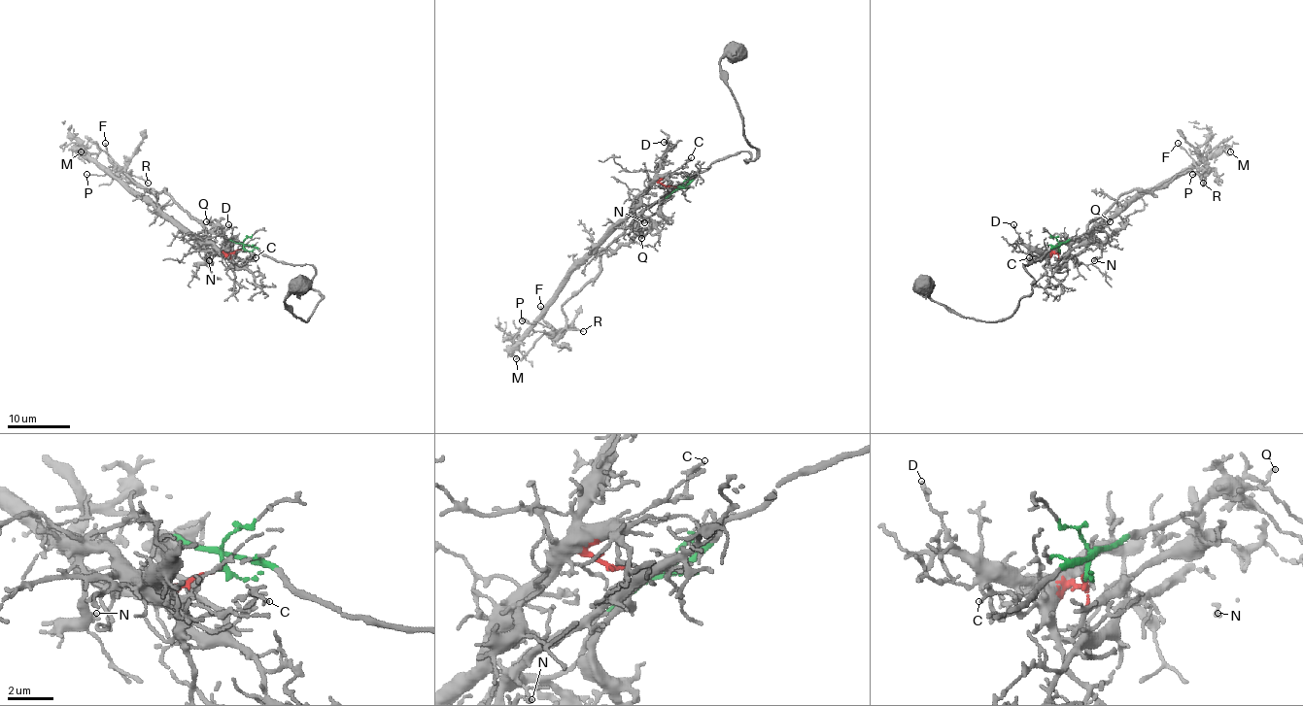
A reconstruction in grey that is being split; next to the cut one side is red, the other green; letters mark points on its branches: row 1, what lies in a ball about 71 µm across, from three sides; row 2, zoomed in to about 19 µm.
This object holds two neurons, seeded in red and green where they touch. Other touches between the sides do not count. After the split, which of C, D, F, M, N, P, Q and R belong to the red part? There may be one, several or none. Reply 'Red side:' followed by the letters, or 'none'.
Red side: C, D, M

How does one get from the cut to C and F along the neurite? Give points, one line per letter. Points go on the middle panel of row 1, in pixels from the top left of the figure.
C: (675, 186), (667, 186), (662, 180), (691, 156)
F: (677, 186), (603, 251), (599, 273), (563, 306), (563, 327), (555, 330), (542, 319), (540, 306)

